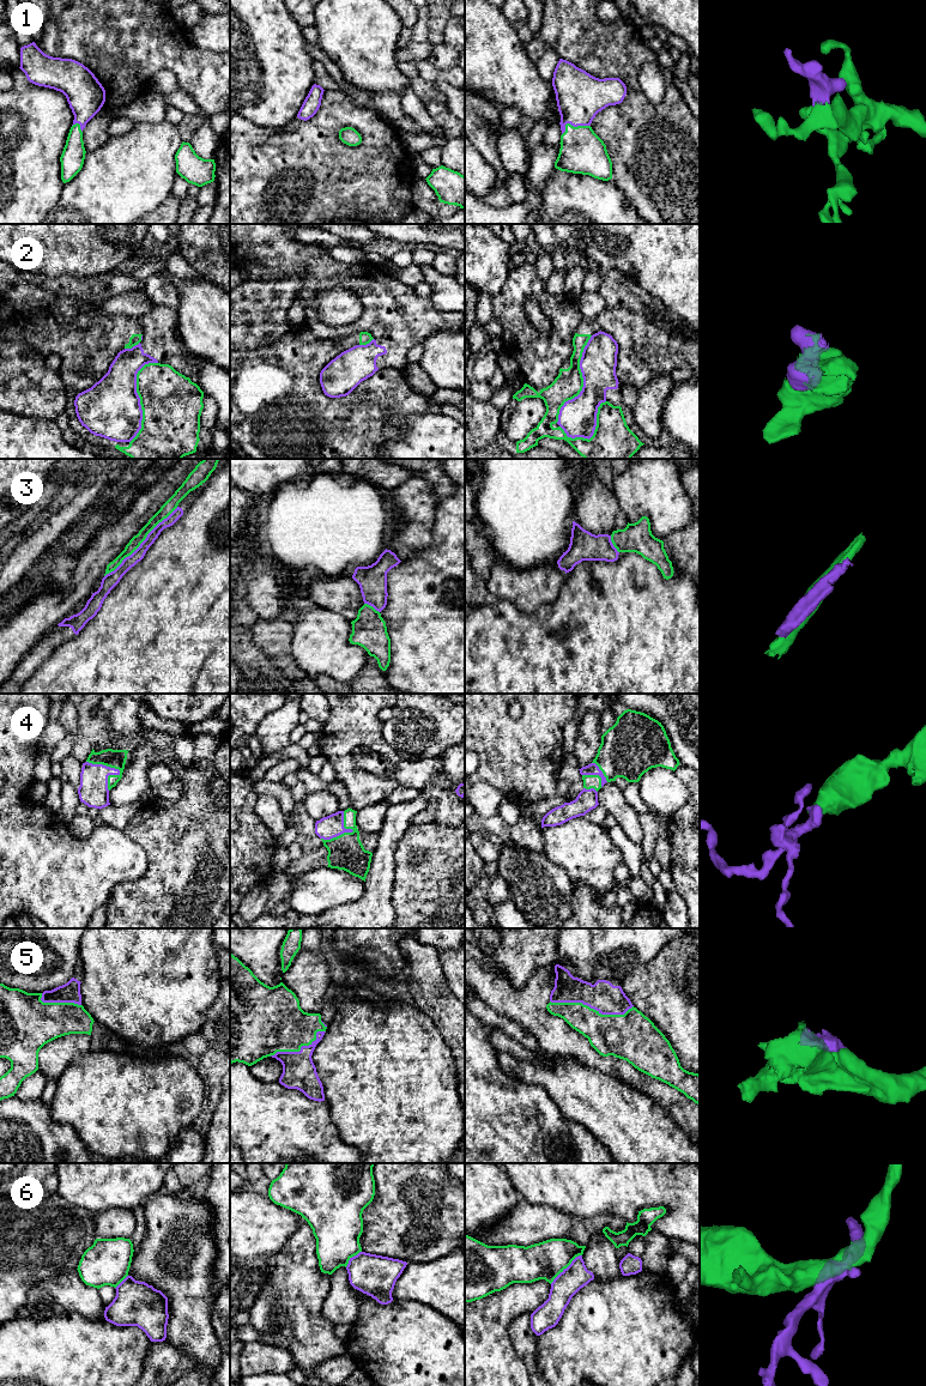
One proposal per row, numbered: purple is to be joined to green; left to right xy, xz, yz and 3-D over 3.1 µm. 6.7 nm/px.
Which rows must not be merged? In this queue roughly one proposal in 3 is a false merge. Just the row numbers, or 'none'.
2, 3, 6

